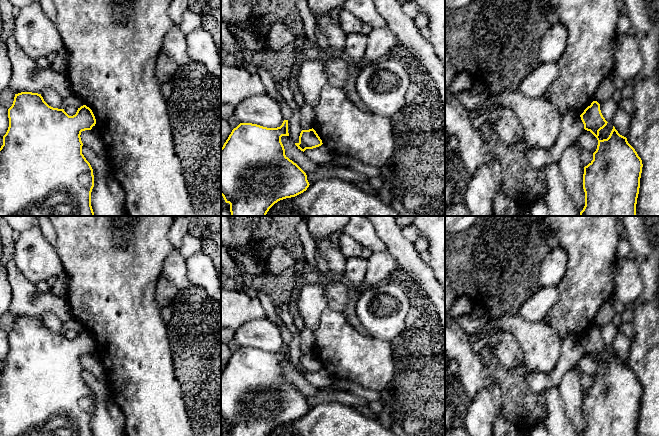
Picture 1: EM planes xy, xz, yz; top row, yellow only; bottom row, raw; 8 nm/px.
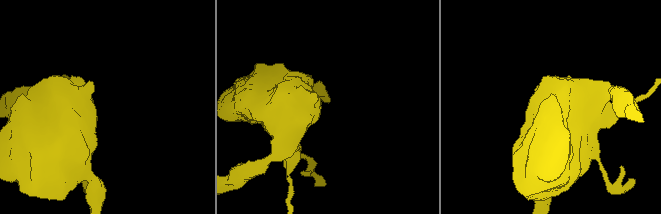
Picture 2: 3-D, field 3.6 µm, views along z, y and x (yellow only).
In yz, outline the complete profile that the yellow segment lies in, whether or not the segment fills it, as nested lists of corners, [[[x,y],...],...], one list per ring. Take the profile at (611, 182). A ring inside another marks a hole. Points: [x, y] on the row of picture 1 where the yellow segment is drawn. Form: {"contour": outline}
{"contour": [[[597,101],[580,117],[584,129],[598,140],[593,160],[584,167],[585,206],[580,216],[636,216],[643,167],[641,158],[614,126],[607,139],[598,138],[599,131],[608,122]]]}

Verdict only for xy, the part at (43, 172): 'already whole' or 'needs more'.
already whole

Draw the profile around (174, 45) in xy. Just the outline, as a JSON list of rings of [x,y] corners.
[[[173,25],[164,36],[162,51],[170,56],[178,66],[189,64],[186,35]]]

